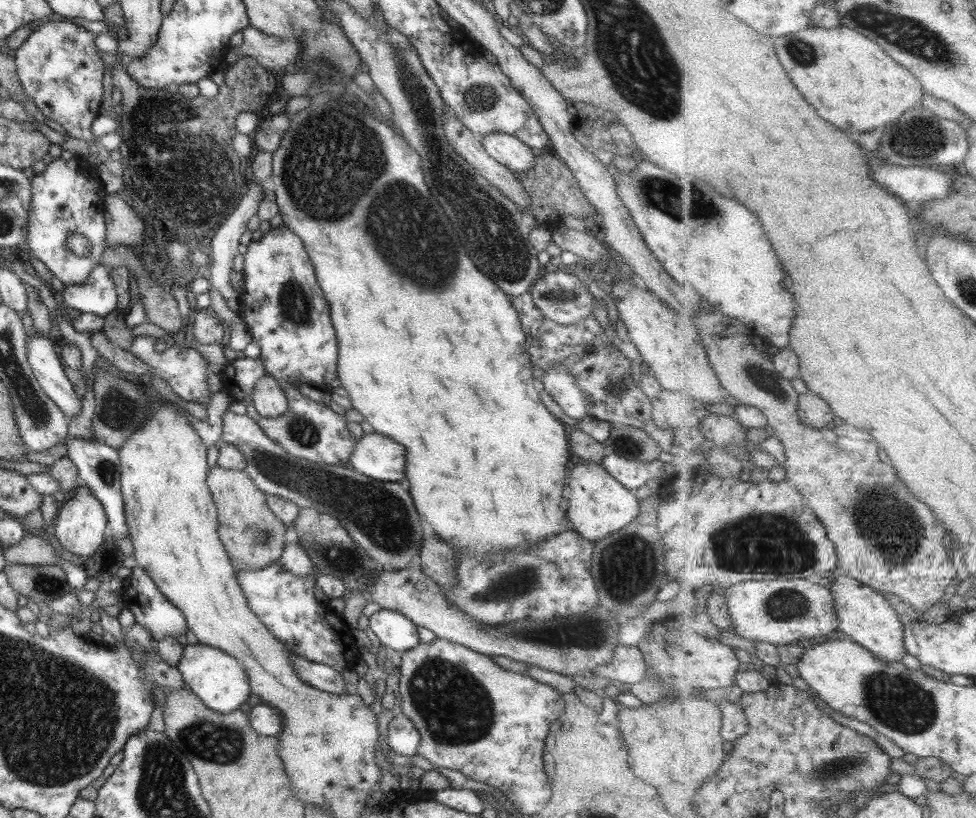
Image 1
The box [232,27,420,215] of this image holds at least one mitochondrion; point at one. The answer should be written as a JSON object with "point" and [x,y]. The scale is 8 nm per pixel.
{"point":[335,58]}

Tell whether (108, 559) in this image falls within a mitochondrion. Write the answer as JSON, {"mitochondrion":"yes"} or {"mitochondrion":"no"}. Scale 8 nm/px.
{"mitochondrion":"no"}

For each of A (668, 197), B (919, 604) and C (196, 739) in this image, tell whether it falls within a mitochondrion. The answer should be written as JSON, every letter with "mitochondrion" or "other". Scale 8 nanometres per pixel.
{"A":"mitochondrion","B":"other","C":"mitochondrion"}

